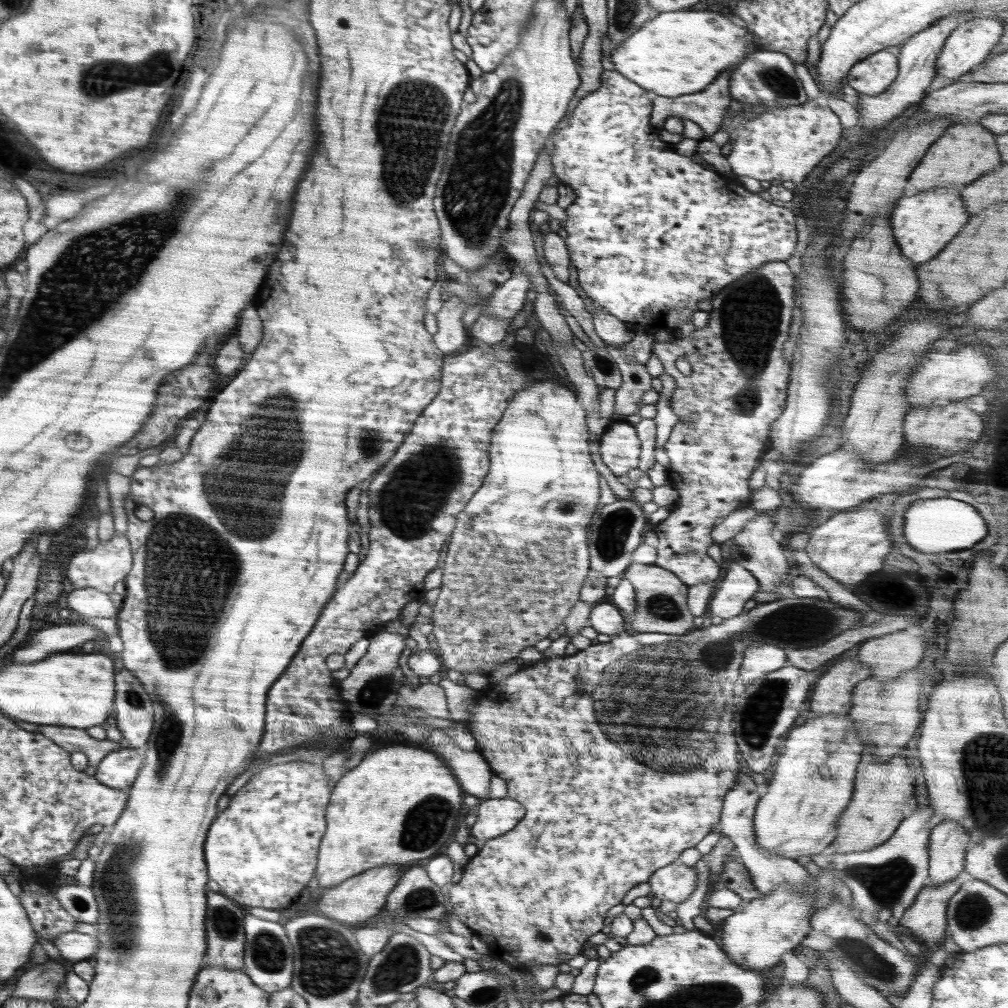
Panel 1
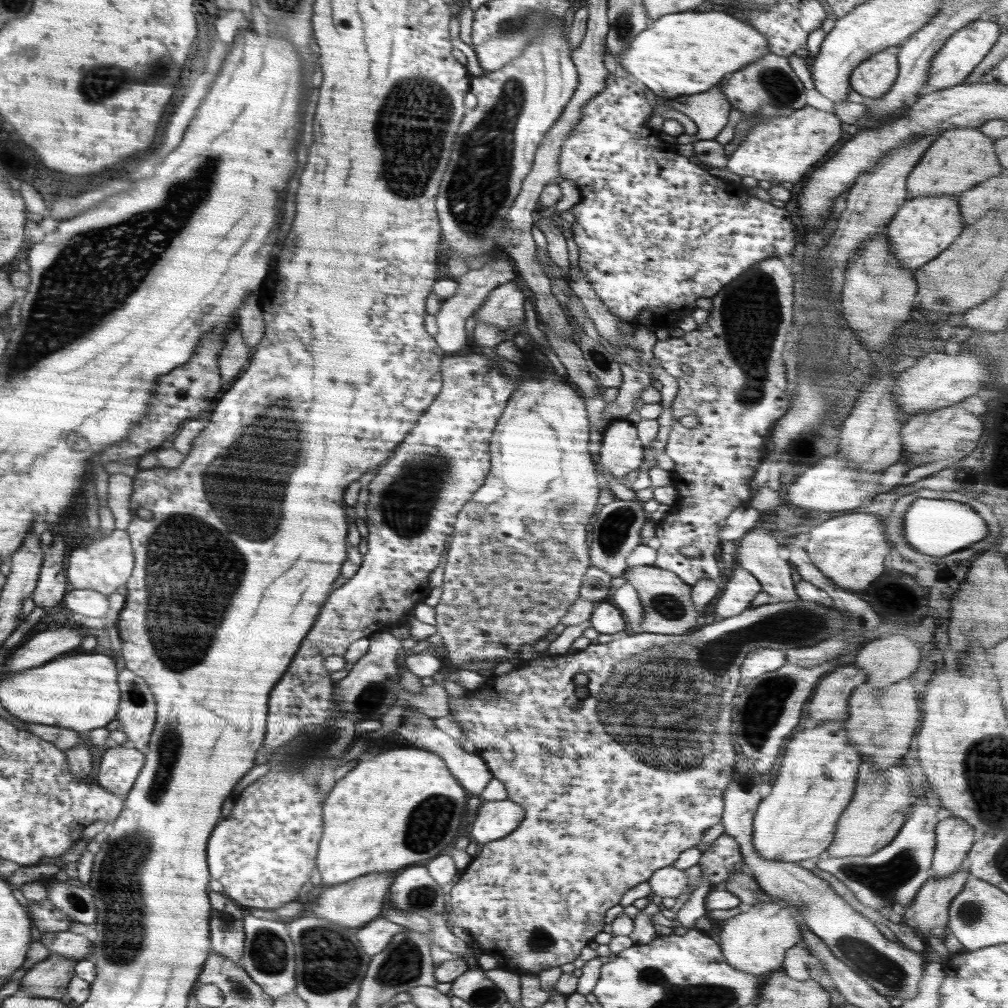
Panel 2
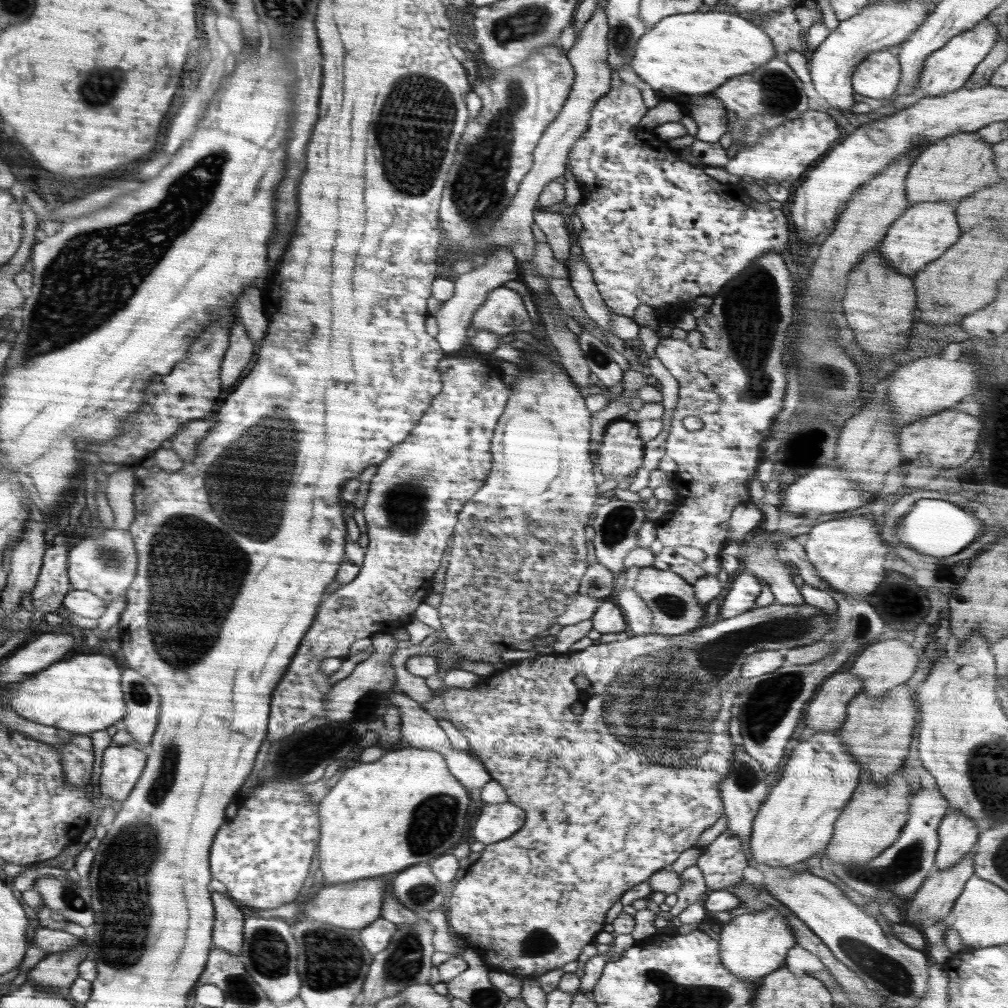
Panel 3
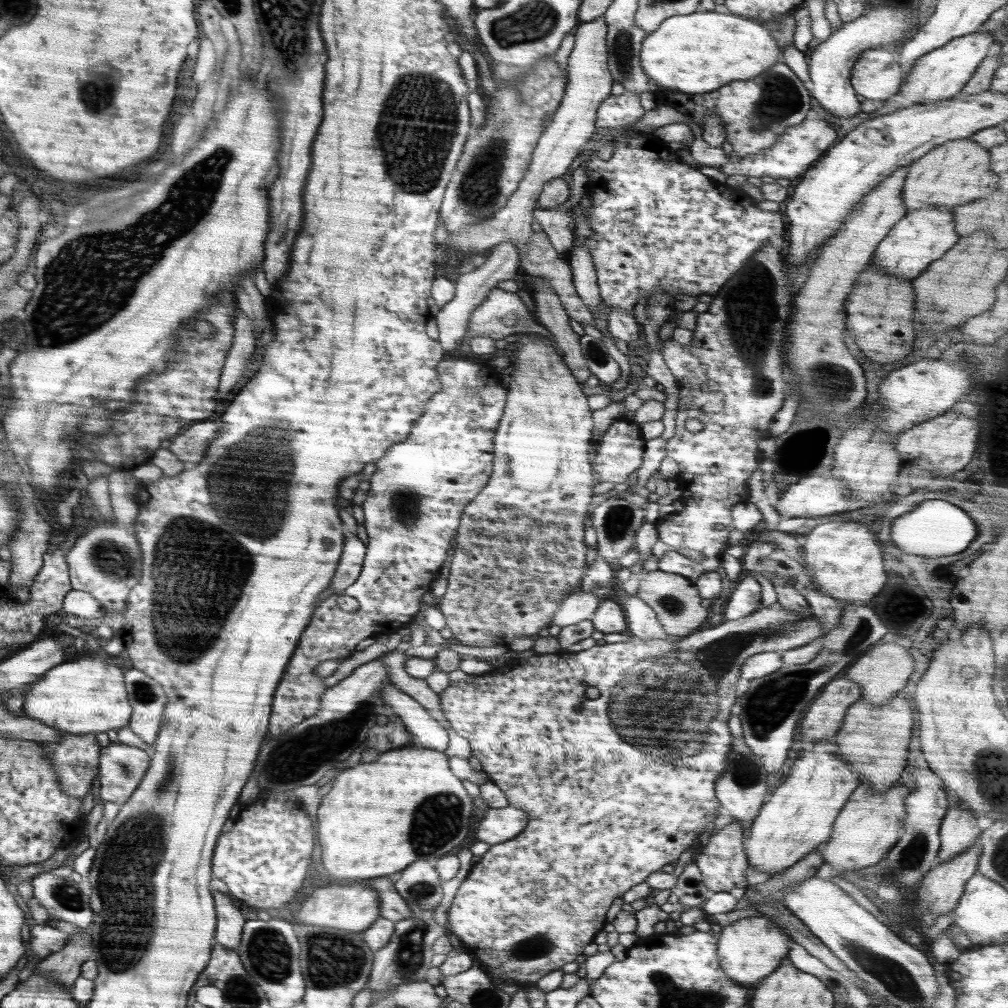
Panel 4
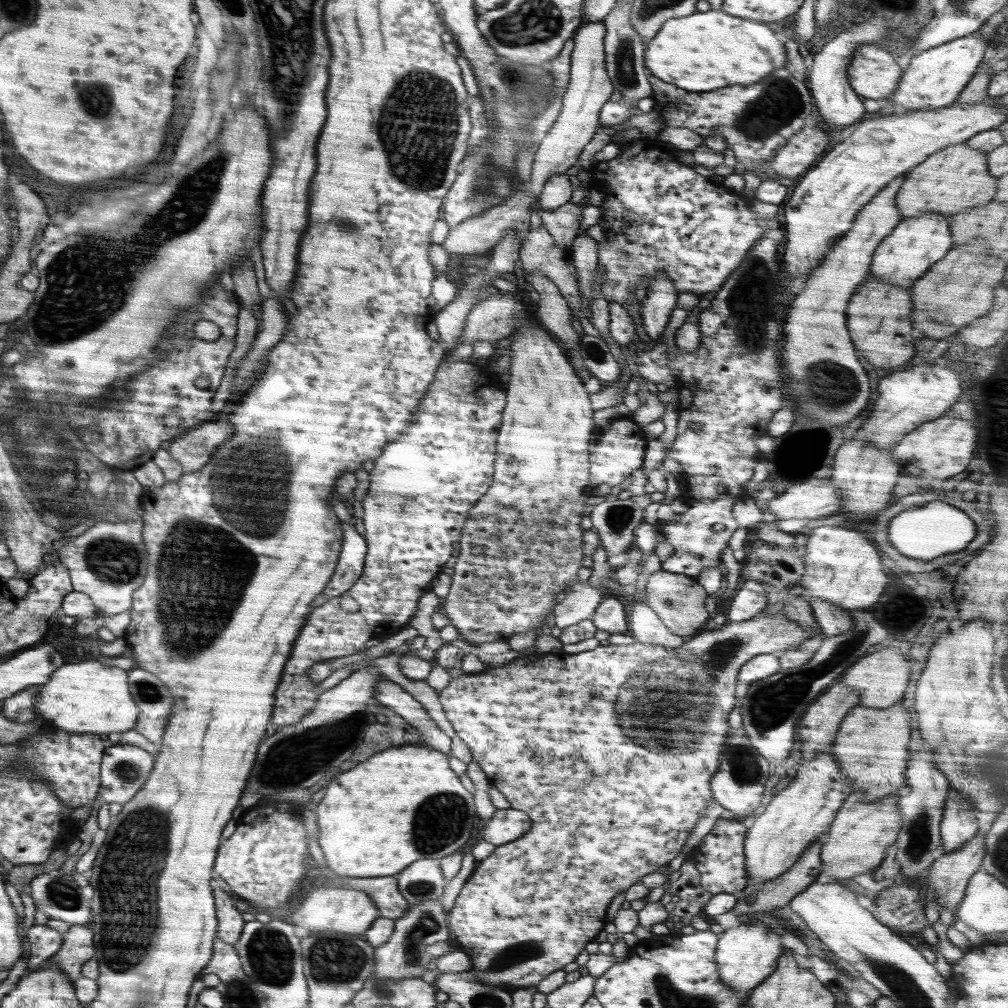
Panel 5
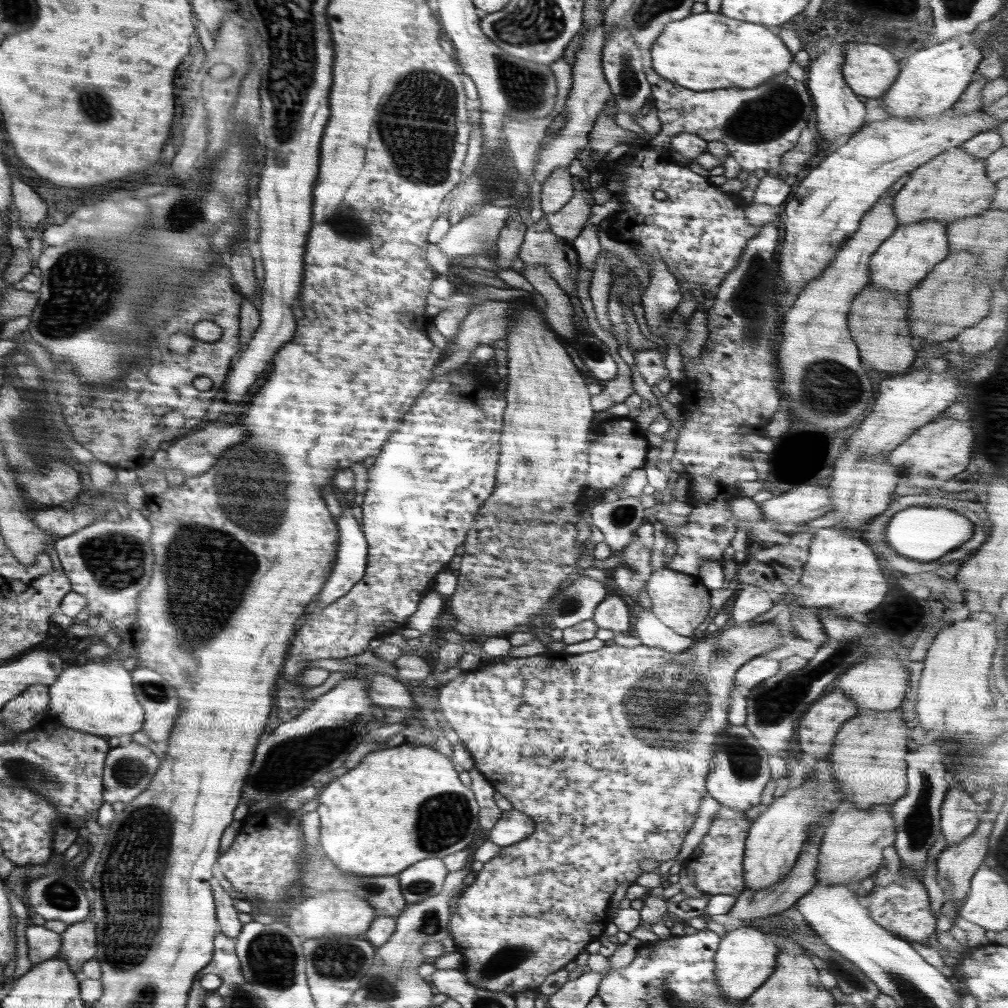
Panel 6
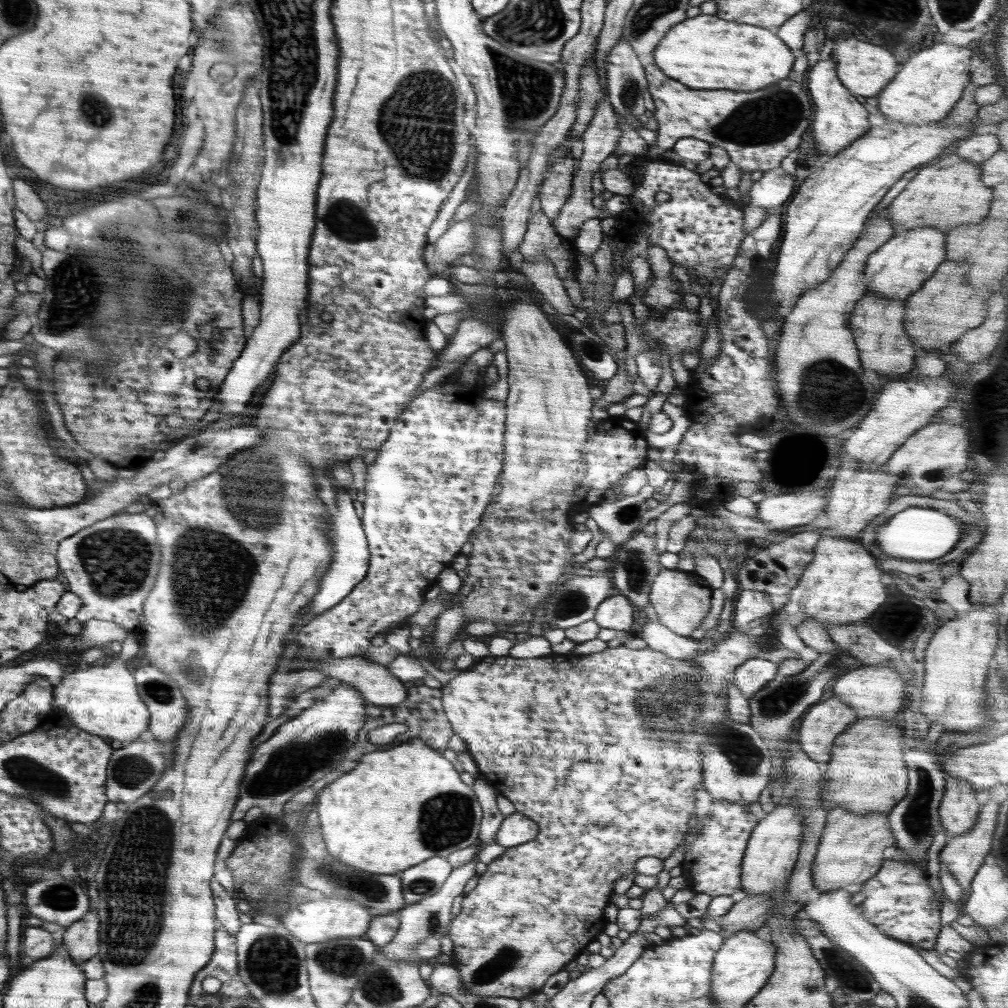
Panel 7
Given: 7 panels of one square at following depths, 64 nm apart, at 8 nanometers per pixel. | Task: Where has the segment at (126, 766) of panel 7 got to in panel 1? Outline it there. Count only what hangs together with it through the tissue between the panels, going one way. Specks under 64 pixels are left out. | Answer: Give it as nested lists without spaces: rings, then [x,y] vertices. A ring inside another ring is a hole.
[[[123,746],[118,752],[110,752],[97,766],[96,778],[106,786],[128,789],[142,772],[143,752]]]

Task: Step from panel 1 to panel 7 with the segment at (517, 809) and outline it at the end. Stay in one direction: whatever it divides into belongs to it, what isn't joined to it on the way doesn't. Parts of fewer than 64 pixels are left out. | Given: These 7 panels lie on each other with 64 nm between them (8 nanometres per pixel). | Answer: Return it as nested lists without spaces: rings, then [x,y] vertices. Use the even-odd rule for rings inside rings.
[[[516,812],[504,817],[496,833],[495,842],[500,846],[510,848],[530,842],[532,838],[536,838],[536,834],[538,834],[536,822]]]

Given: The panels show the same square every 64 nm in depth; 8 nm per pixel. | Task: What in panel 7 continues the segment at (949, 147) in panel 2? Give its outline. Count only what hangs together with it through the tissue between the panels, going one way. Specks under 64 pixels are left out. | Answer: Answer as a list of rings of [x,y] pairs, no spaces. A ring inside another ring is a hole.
[[[952,155],[929,163],[921,169],[888,206],[892,229],[910,231],[912,228],[933,227],[948,232],[962,224],[978,224],[986,218],[992,203],[993,187],[981,181],[982,167],[977,162]]]

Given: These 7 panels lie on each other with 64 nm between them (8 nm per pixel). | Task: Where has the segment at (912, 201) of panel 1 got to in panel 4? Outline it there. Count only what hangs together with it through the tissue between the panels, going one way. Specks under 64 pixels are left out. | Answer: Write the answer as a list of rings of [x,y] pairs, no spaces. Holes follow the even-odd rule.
[[[920,208],[907,212],[882,239],[874,251],[872,264],[886,275],[911,281],[929,268],[928,264],[938,260],[946,250],[958,242],[954,232],[954,216],[948,208]]]

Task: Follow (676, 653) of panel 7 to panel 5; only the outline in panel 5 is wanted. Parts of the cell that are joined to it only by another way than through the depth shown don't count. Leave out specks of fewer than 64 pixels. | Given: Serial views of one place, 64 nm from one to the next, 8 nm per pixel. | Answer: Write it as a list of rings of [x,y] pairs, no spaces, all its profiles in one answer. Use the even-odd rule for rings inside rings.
[[[635,598],[628,612],[628,628],[633,638],[644,644],[659,644],[668,648],[682,646],[688,638],[674,634],[646,604]]]

